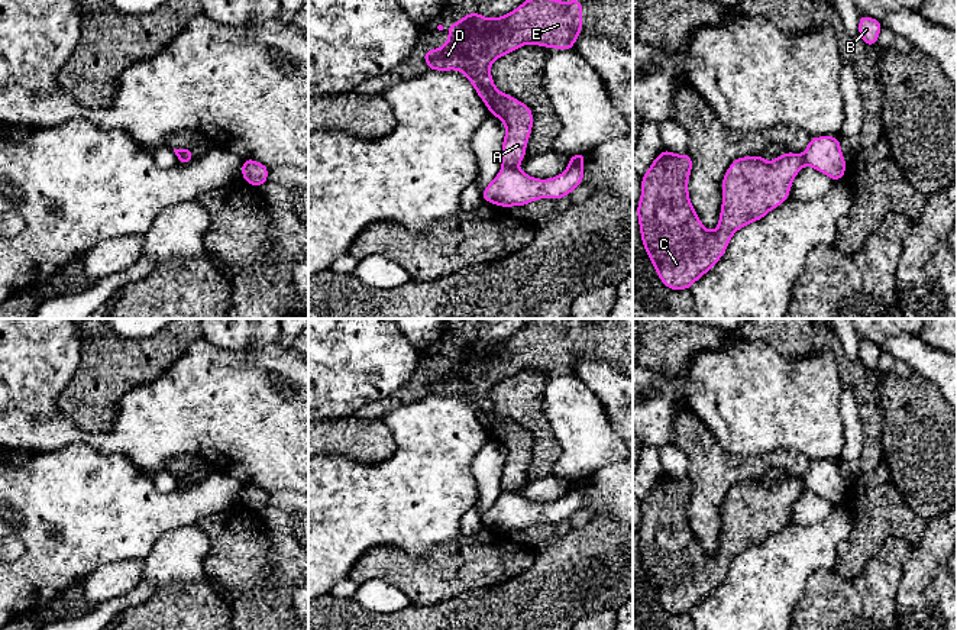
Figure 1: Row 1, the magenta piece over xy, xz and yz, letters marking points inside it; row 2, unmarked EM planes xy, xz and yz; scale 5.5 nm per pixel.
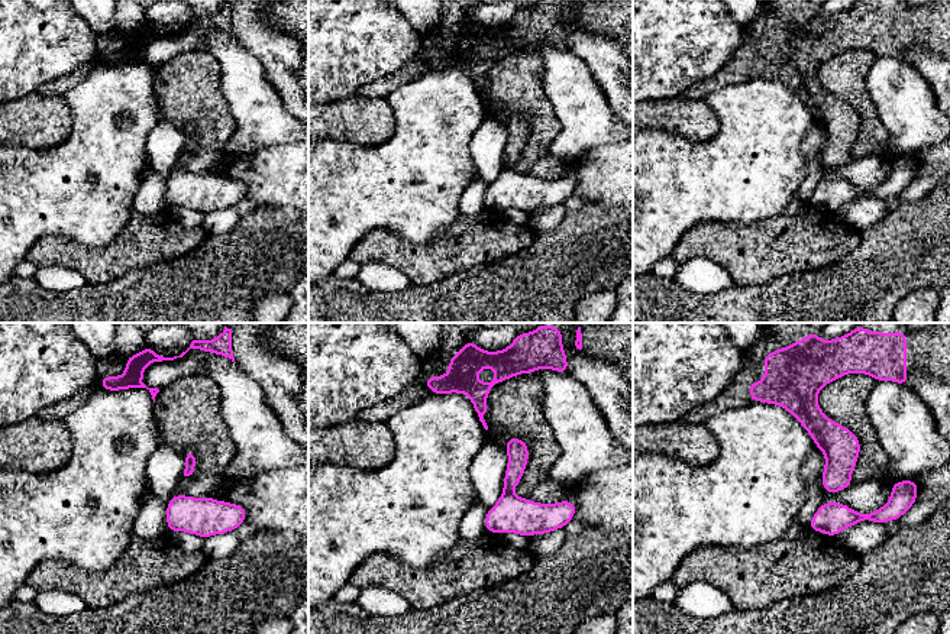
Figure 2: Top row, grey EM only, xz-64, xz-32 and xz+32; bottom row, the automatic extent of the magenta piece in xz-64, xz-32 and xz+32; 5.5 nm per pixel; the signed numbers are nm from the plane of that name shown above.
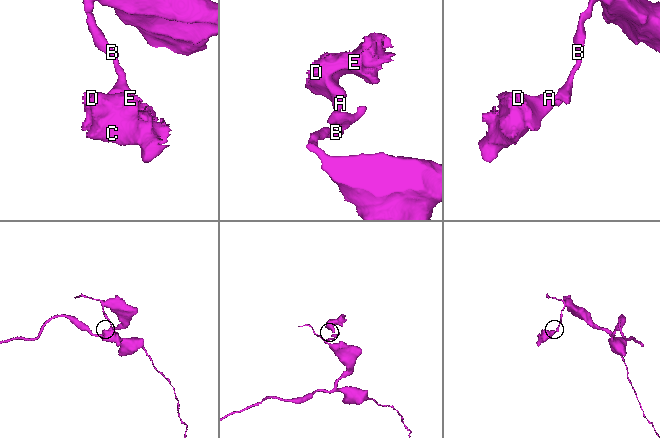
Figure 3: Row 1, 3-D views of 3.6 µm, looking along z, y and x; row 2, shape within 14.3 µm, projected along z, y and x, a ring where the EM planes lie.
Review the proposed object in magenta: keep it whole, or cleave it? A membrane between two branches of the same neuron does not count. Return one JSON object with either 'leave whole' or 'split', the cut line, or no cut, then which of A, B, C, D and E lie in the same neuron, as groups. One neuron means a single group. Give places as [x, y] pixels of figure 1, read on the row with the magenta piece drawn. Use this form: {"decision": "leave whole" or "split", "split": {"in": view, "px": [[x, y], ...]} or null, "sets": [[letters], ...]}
{"decision": "split", "split": {"in": "xz", "px": [[503, 165], [516, 167]]}, "sets": [["A", "C", "D", "E"], ["B"]]}

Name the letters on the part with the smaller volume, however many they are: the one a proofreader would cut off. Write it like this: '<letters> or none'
A, C, D, E

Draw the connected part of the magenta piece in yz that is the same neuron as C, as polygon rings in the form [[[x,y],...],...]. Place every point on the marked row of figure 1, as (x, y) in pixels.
[[[663,149],[641,177],[641,196],[636,209],[643,246],[663,285],[675,291],[689,290],[722,258],[738,229],[762,220],[789,198],[792,182],[804,165],[804,156],[795,152],[780,154],[772,162],[764,161],[762,155],[734,159],[721,182],[718,227],[709,232],[689,200],[688,181],[693,167],[691,155]]]

